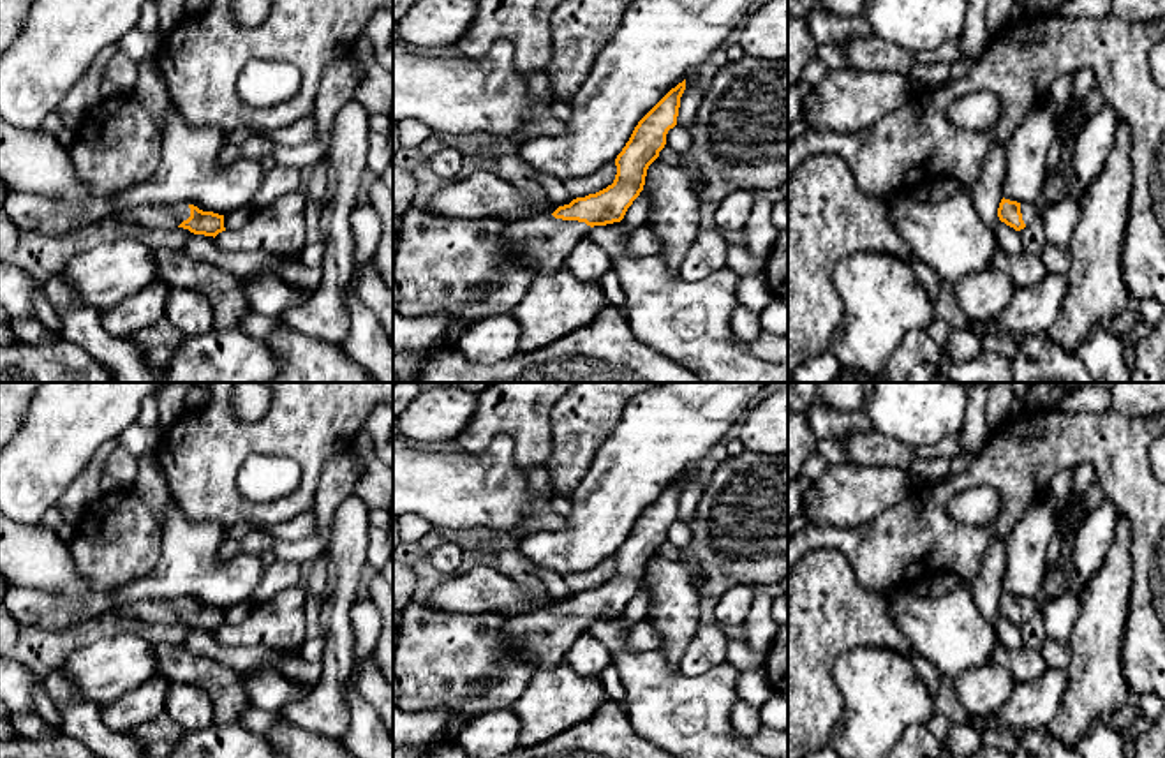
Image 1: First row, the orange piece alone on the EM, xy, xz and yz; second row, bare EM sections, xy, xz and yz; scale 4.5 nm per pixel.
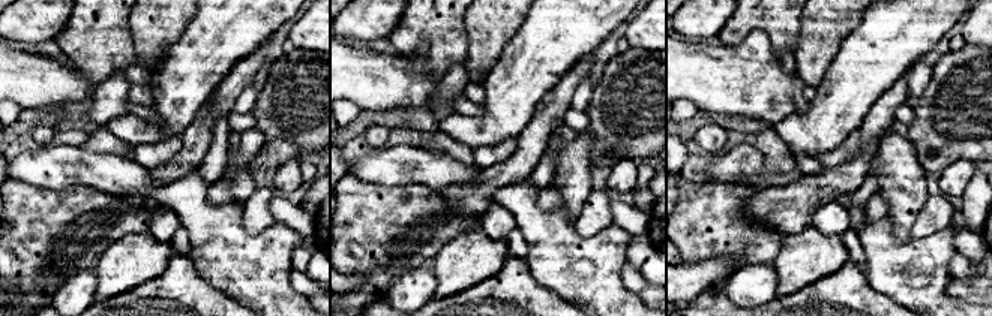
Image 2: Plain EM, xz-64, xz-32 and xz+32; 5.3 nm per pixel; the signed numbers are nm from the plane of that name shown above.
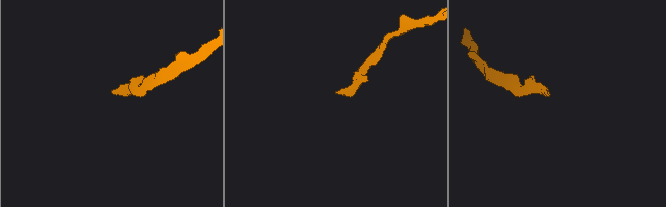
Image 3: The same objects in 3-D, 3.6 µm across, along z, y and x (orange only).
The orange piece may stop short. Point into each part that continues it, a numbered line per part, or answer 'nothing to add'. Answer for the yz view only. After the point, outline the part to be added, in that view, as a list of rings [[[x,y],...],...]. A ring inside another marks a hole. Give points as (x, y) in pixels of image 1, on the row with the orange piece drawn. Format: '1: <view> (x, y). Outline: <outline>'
1: yz (1030, 212). Outline: [[[1045,199],[1038,204],[1020,203],[1020,213],[1026,226],[1033,224],[1035,220],[1042,220],[1045,210]]]

